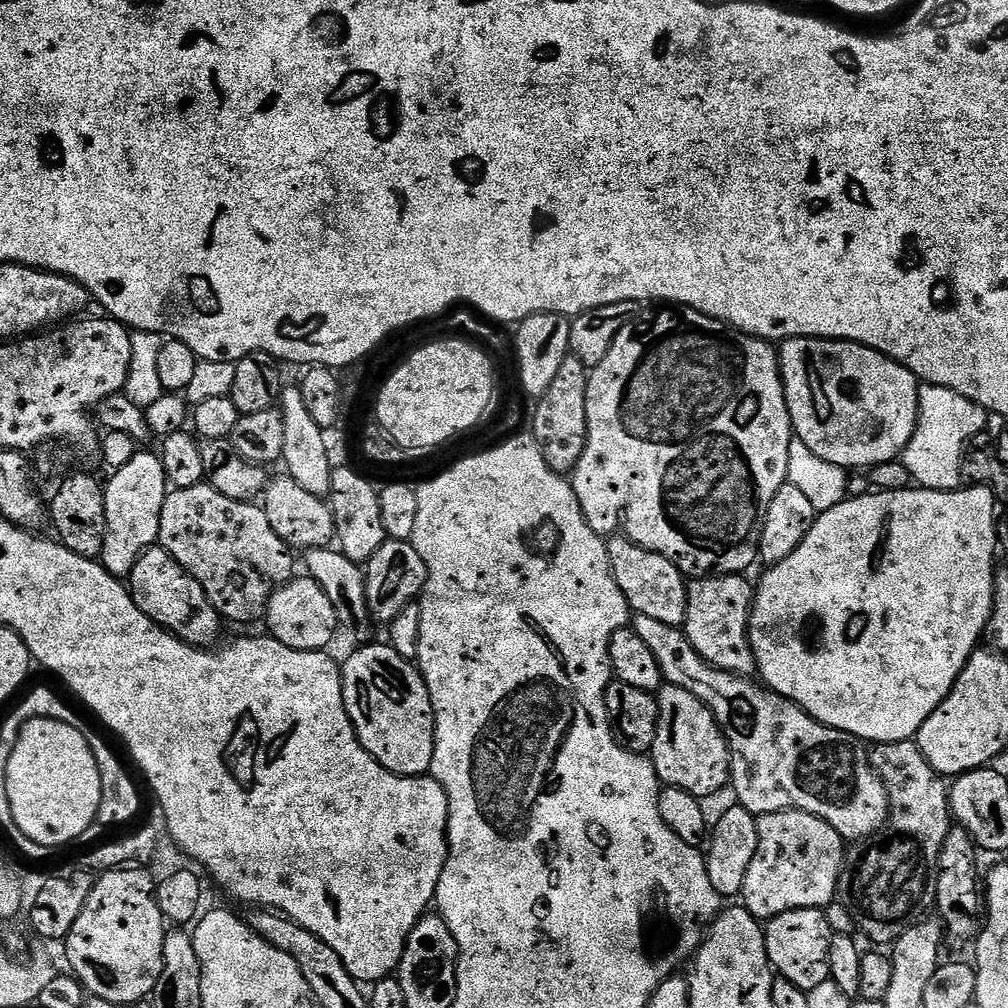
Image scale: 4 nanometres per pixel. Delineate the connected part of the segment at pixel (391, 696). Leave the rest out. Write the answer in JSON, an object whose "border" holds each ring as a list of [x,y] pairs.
{"border":[[[387,643],[368,644],[342,664],[344,705],[361,746],[380,765],[399,776],[431,773],[436,715],[428,687],[413,661],[403,660]]]}

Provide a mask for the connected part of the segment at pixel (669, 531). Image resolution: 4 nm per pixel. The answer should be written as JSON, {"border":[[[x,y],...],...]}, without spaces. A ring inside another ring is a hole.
{"border":[[[652,306],[649,308],[652,309],[650,309],[645,316],[643,313],[639,319],[628,324],[622,331],[620,331],[620,333],[614,338],[614,342],[610,346],[606,358],[602,358],[602,362],[598,362],[596,367],[589,371],[588,389],[586,390],[586,426],[588,427],[588,437],[586,438],[586,446],[582,450],[582,458],[578,462],[576,469],[570,473],[572,489],[578,498],[578,502],[582,506],[582,515],[584,515],[586,522],[595,532],[599,532],[600,535],[605,538],[621,532],[638,546],[642,546],[651,552],[662,554],[670,562],[674,562],[676,567],[684,573],[685,577],[703,578],[705,576],[735,576],[737,574],[747,573],[747,568],[750,567],[752,563],[757,563],[758,560],[760,535],[764,529],[766,510],[770,510],[770,502],[774,502],[774,494],[778,494],[778,490],[781,486],[788,483],[790,442],[794,438],[794,433],[792,430],[792,419],[788,413],[786,398],[784,397],[784,383],[780,377],[780,357],[777,349],[773,347],[769,341],[760,340],[757,336],[747,336],[745,332],[740,332],[737,328],[732,328],[728,324],[723,324],[720,320],[710,318],[706,314],[702,314],[693,308],[686,308],[683,306]]]}

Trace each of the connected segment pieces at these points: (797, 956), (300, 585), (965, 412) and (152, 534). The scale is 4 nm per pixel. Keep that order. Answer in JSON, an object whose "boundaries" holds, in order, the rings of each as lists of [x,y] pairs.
{"boundaries":[[[[819,908],[790,910],[763,925],[768,961],[779,975],[785,976],[803,992],[812,992],[830,979],[830,942],[834,935],[827,911]]],[[[293,578],[276,590],[268,600],[266,621],[267,631],[272,639],[282,642],[299,652],[319,652],[327,649],[332,635],[338,632],[338,621],[334,614],[334,606],[330,606],[330,598],[322,590],[318,582],[311,578]]],[[[921,383],[920,416],[916,429],[902,453],[902,463],[919,487],[955,492],[961,487],[960,466],[964,463],[968,440],[972,440],[990,420],[989,413],[962,394],[949,388]]],[[[137,451],[126,466],[115,469],[104,484],[106,498],[106,538],[99,559],[104,568],[117,578],[131,577],[138,558],[160,539],[160,519],[164,497],[170,491],[164,464],[155,451]]]]}

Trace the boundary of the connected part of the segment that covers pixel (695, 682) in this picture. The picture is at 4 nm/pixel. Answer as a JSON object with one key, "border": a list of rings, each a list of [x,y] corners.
{"border":[[[636,616],[634,627],[638,638],[642,638],[654,658],[658,658],[658,666],[665,681],[694,693],[712,711],[718,726],[724,731],[728,739],[728,751],[732,753],[730,788],[736,791],[740,799],[737,800],[739,807],[757,818],[771,812],[797,808],[799,812],[809,812],[834,826],[834,830],[838,830],[838,834],[848,842],[871,838],[888,823],[888,791],[880,775],[872,769],[869,749],[855,736],[820,724],[797,704],[777,696],[755,679],[710,667],[696,653],[694,646],[690,646],[680,628],[671,628],[666,622],[658,622],[658,618],[645,616]]]}

